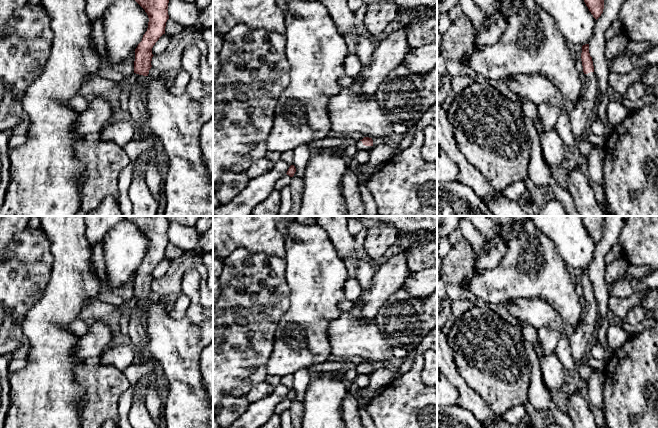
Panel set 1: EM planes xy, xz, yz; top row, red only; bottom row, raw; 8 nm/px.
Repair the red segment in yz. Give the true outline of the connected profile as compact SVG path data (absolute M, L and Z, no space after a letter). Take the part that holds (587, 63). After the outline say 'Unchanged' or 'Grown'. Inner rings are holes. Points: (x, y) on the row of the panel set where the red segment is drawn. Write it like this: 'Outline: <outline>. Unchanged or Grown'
Outline: M589 44L582 46L581 61L584 72L583 92L574 109L568 114L573 137L577 142L584 139L587 123L593 115L593 108L599 101L599 82L594 72L592 57L589 53Z. Grown

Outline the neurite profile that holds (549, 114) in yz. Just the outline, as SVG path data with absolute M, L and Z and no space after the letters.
M540 103L537 105L537 111L544 129L547 131L554 130L561 115L561 108L548 103Z

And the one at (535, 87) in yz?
M539 73L513 74L506 82L519 99L528 99L534 104L548 103L562 108L565 98L544 75Z

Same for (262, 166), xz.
M267 158L259 159L247 169L246 174L250 180L255 179L271 171L274 164L275 162Z

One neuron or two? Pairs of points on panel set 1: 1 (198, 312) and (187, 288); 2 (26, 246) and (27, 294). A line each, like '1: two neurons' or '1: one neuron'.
1: one neuron
2: one neuron

